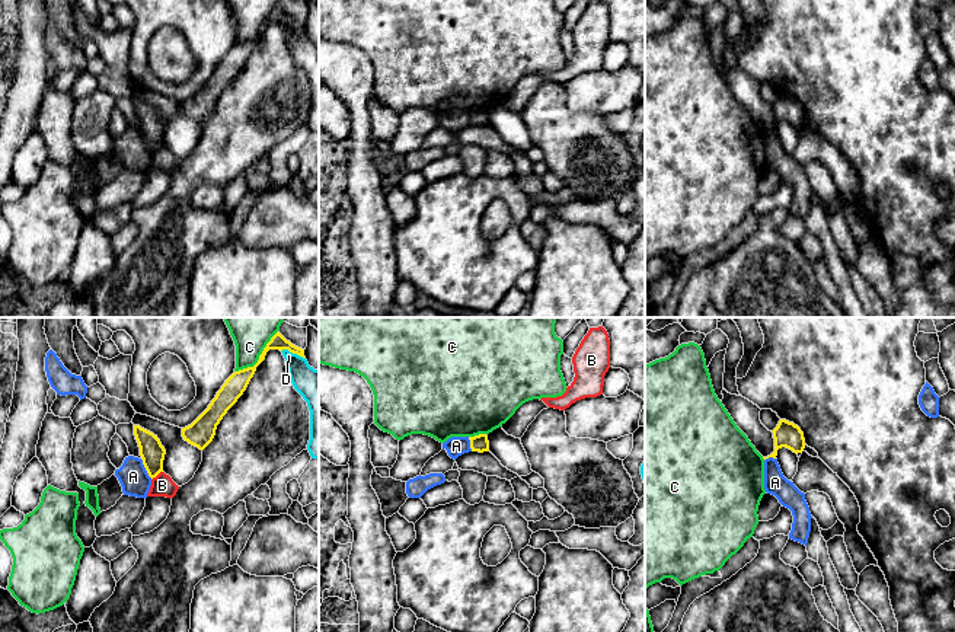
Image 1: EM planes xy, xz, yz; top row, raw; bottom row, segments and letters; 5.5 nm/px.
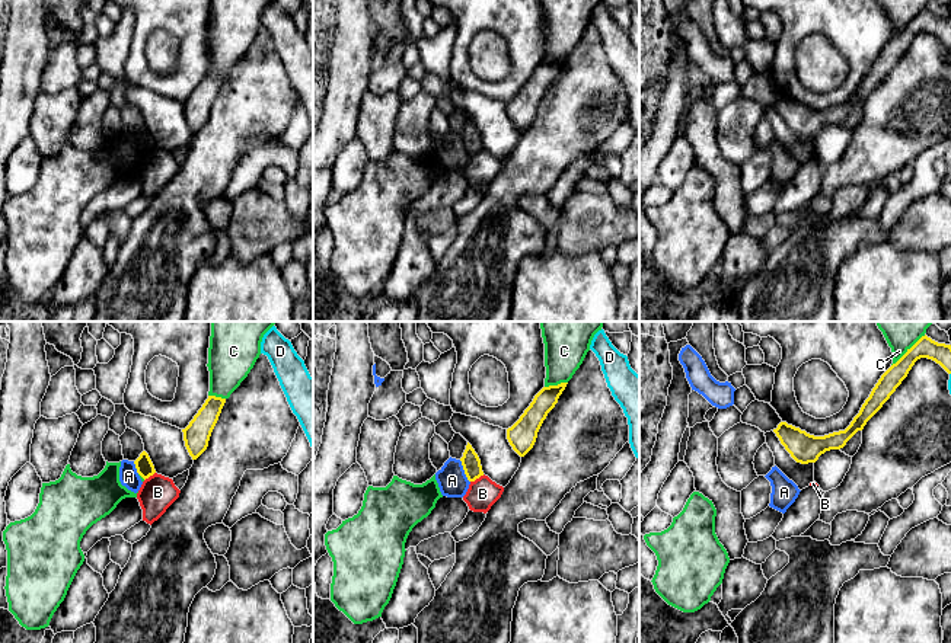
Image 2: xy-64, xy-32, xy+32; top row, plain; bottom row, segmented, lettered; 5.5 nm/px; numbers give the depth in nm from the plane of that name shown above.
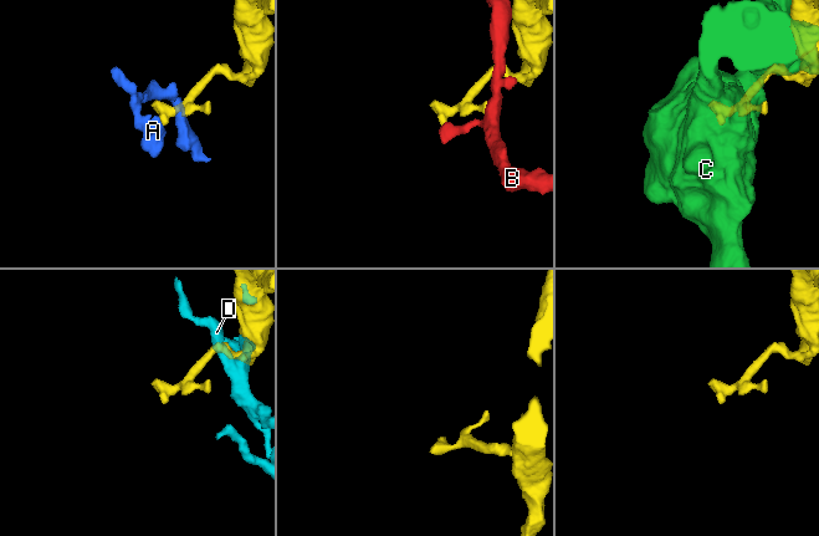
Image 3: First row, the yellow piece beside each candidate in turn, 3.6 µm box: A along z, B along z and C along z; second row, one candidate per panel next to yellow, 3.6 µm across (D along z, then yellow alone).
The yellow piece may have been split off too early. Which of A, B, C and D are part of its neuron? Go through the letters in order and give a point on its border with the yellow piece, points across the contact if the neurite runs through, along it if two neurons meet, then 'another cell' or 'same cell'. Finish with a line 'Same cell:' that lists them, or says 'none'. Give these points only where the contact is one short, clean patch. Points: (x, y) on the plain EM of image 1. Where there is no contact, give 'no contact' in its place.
A: contact xy (146, 143); border xy (141, 134), (152, 152); another cell
B: contact xy (156, 149); another cell
C: contact xy (259, 31); another cell
D: contact xy (293, 26); another cell
Same cell: none

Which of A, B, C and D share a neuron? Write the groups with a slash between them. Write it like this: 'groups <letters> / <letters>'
groups A / B / C / D

